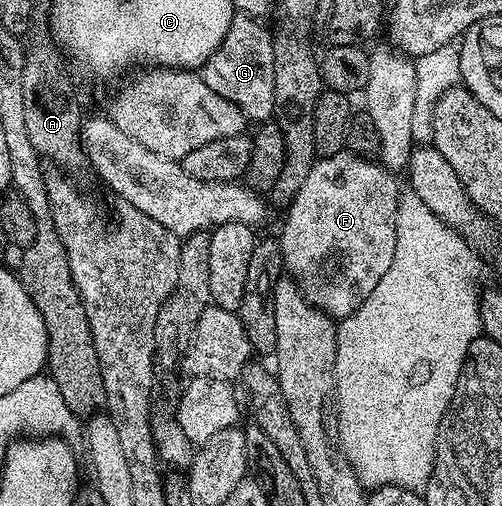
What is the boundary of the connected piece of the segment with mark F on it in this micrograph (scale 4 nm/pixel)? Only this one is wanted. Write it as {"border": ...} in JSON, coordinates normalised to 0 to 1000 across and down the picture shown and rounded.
{"border":[[[689,294],[633,312],[612,342],[612,358],[574,403],[576,427],[560,449],[560,518],[614,599],[649,615],[665,632],[689,630],[707,619],[755,563],[763,540],[787,508],[791,405],[795,375],[781,344],[757,320]]]}

